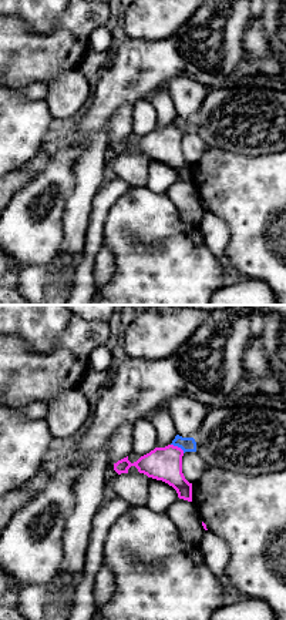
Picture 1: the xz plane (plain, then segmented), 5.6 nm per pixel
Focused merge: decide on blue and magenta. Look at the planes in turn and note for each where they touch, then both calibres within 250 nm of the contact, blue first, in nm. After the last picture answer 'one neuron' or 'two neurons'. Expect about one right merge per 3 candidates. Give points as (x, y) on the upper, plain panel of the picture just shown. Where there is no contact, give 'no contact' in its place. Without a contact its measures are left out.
(178, 127) | 80/190 nm

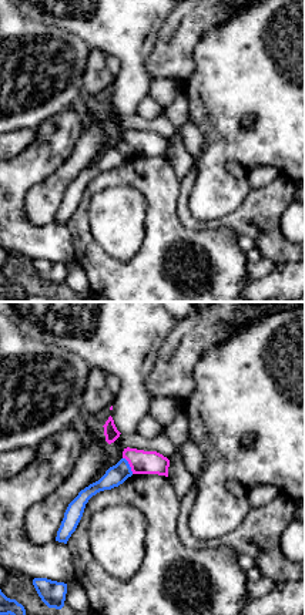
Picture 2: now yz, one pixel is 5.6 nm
(128, 147) | 110/130 nm

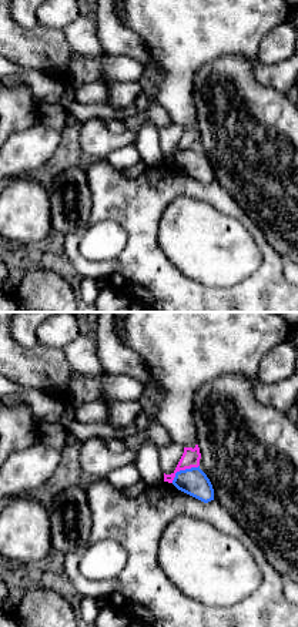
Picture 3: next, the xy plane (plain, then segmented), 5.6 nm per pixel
(183, 151) | 160/100 nm

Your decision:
two neurons

